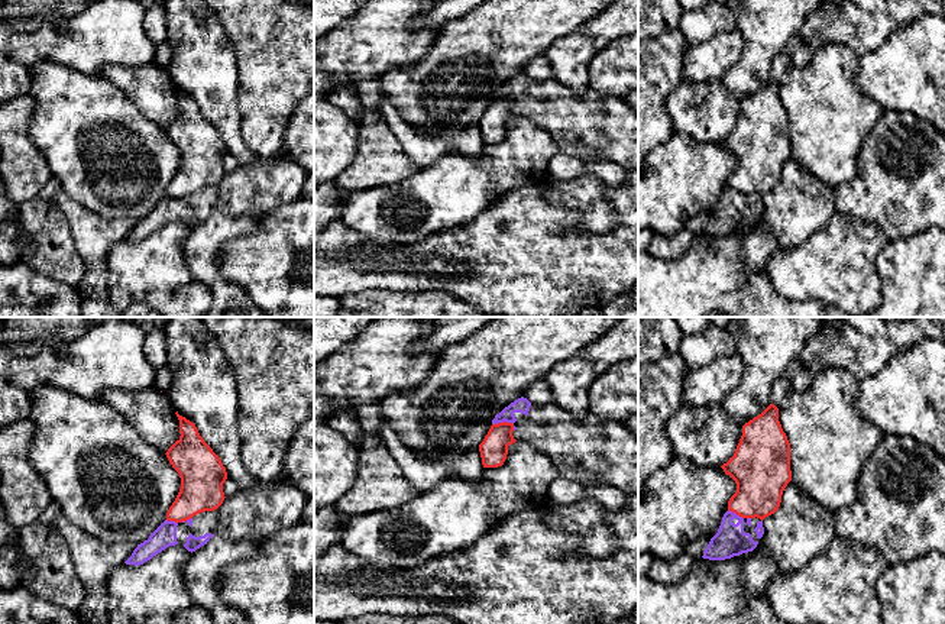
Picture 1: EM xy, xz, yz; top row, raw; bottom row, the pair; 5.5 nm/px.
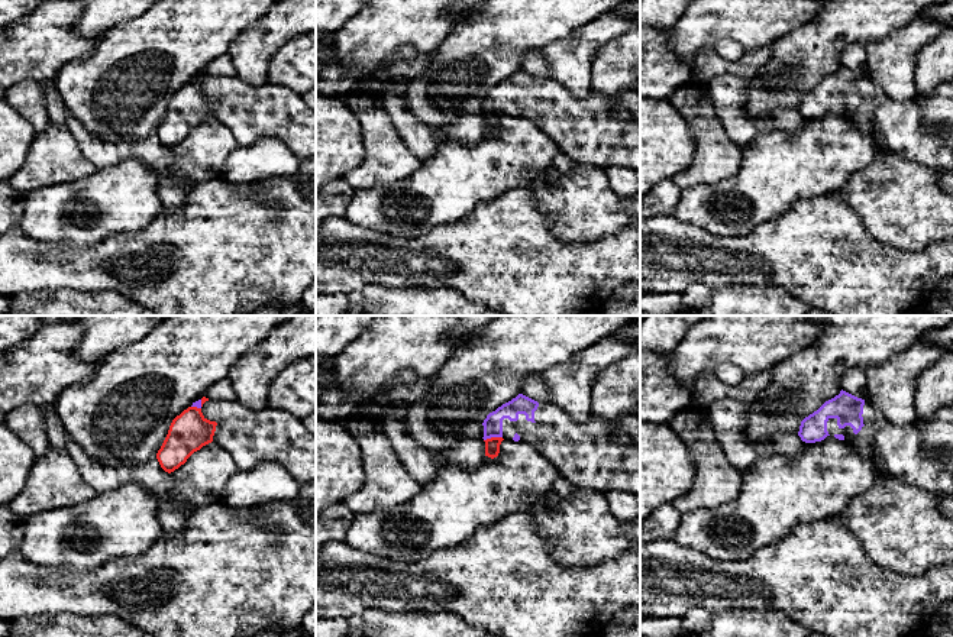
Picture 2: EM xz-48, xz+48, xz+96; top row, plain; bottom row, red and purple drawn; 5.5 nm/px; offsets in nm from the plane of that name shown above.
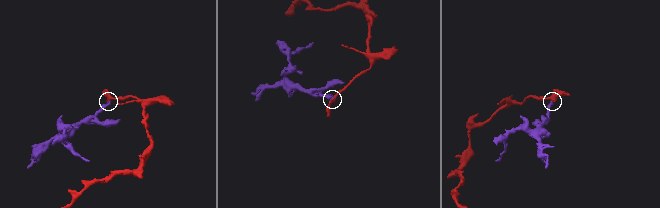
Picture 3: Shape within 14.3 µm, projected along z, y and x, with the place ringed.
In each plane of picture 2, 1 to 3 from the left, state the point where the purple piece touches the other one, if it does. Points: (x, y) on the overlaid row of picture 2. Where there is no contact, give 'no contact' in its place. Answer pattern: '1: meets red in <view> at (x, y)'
1: meets red in xz-48 at (199, 408)
2: meets red in xz+48 at (493, 437)
3: no contact

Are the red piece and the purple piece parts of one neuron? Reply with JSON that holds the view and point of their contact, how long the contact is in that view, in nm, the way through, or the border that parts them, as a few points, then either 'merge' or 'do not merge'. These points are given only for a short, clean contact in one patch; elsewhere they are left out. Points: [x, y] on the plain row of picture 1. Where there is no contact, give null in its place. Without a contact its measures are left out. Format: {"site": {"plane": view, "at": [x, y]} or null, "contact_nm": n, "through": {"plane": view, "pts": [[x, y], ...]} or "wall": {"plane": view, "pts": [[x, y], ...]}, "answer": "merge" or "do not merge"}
{"site": {"plane": "xz", "at": [505, 97]}, "contact_nm": 130, "wall": {"plane": "xz", "pts": [[492, 100], [510, 97], [514, 104]]}, "answer": "do not merge"}

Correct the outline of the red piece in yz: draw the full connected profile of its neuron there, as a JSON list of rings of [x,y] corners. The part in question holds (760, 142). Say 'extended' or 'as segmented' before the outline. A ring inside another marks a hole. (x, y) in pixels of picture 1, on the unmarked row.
as segmented; [[[774,80],[742,101],[734,132],[721,143],[737,159],[729,187],[763,197],[779,185],[792,146],[790,119]]]

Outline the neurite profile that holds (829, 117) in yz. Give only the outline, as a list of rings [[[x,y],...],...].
[[[829,45],[800,68],[790,68],[779,83],[779,97],[790,119],[792,156],[813,177],[836,187],[851,181],[858,156],[883,109],[863,94],[854,80],[860,55],[844,45]]]

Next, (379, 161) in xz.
[[[365,107],[355,159],[334,182],[353,193],[394,185],[417,171],[382,114]]]

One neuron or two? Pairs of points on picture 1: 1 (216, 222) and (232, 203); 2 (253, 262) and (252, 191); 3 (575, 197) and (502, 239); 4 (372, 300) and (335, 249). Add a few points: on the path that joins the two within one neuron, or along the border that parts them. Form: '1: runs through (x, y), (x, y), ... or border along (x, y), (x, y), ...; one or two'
1: border along (223, 212), (258, 216); two
2: border along (291, 201), (267, 212), (261, 217); two
3: border along (536, 184), (553, 204), (578, 210), (583, 229); two
4: border along (398, 290), (365, 288), (346, 293), (339, 298); two

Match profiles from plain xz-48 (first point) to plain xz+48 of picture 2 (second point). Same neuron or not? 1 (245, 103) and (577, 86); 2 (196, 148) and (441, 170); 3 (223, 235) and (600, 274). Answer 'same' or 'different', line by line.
1: different
2: same
3: same

